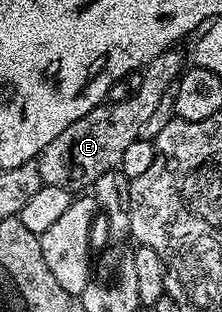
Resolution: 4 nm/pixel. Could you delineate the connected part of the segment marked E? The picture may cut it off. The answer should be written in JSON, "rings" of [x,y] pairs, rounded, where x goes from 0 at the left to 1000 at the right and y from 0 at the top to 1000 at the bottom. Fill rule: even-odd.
{"rings":[[[793,147],[766,151],[676,196],[644,221],[640,269],[595,311],[527,333],[446,333],[405,353],[405,365],[351,378],[351,391],[279,417],[279,429],[261,429],[261,442],[243,442],[243,455],[225,455],[225,468],[180,487],[171,535],[185,580],[198,590],[279,590],[324,609],[378,609],[414,596],[459,558],[536,542],[550,494],[568,494],[590,458],[631,446],[640,404],[658,404],[730,301],[748,301],[748,288],[779,279],[833,228],[838,202],[811,160]]]}

